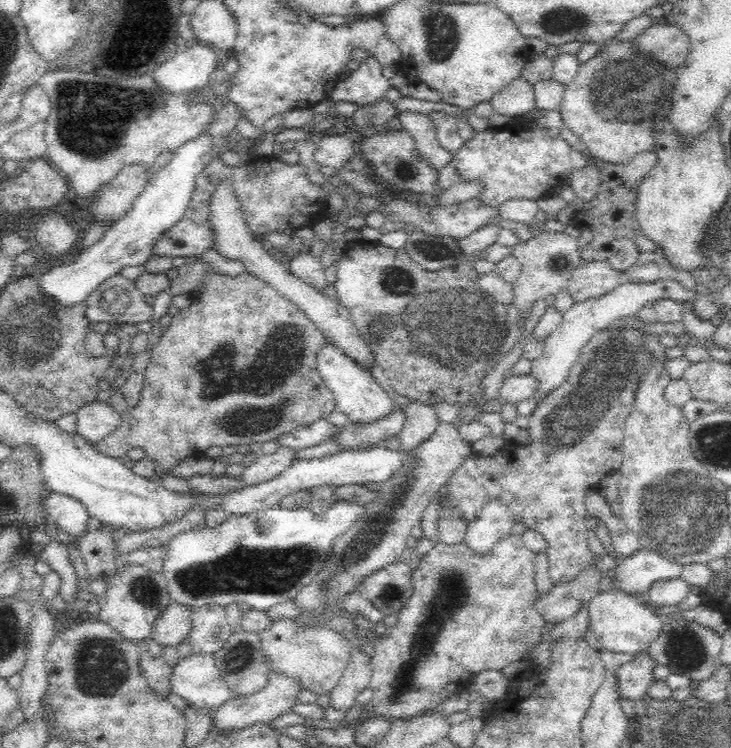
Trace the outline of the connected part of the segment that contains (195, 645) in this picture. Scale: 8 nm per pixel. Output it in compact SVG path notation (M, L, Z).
M210 604L194 608L192 631L187 637L194 654L214 654L228 642L232 630L228 625L225 608Z

